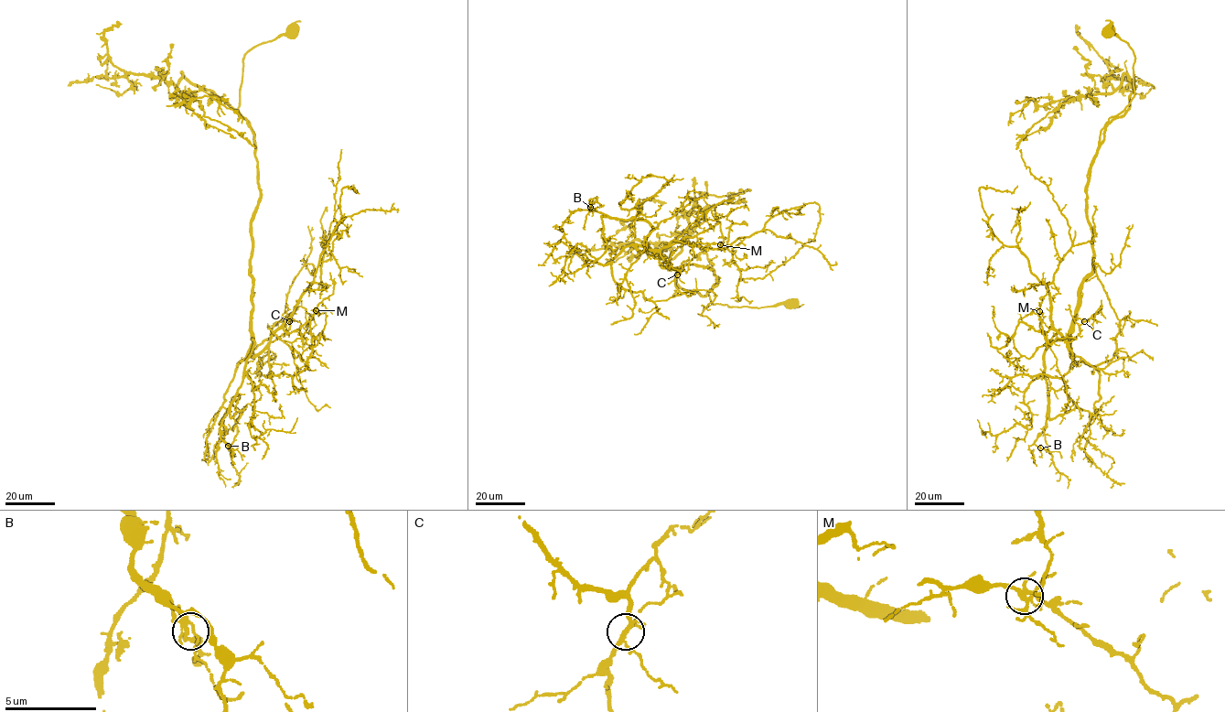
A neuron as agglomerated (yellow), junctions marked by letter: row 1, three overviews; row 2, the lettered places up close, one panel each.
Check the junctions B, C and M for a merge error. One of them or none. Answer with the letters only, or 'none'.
M

